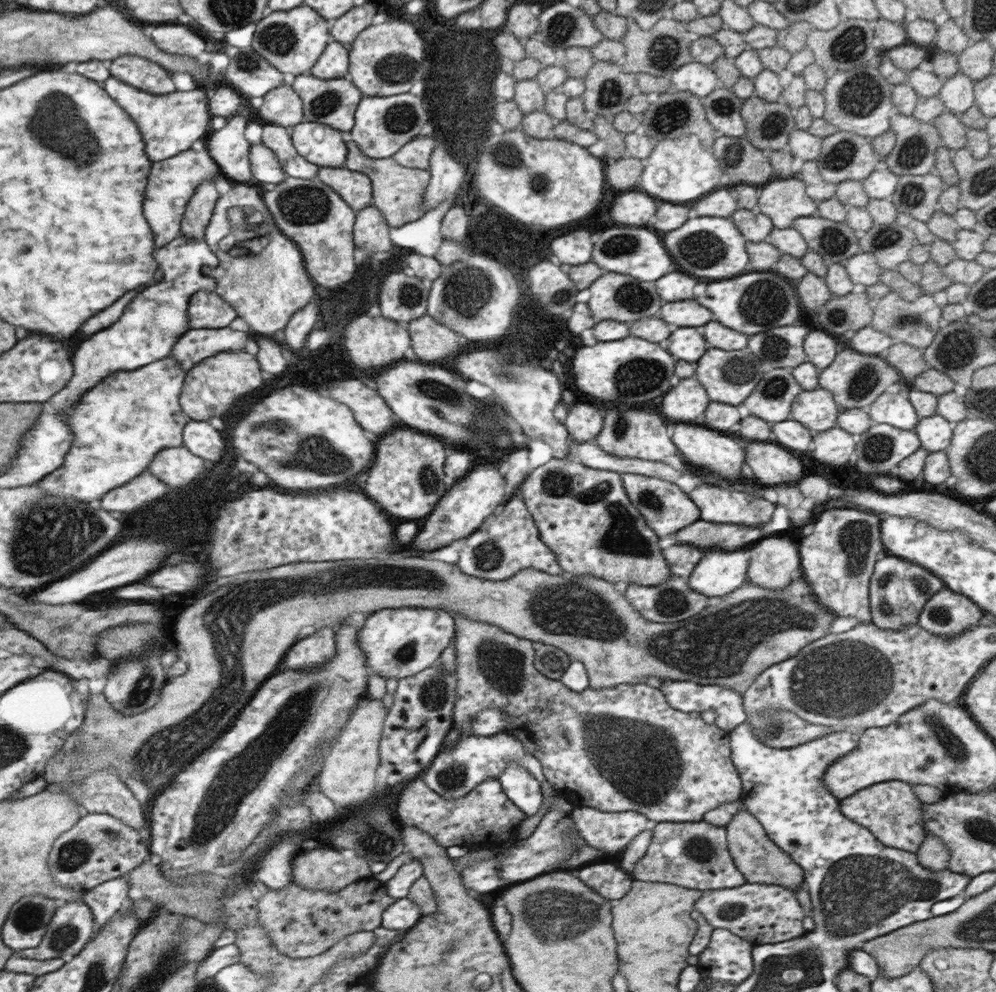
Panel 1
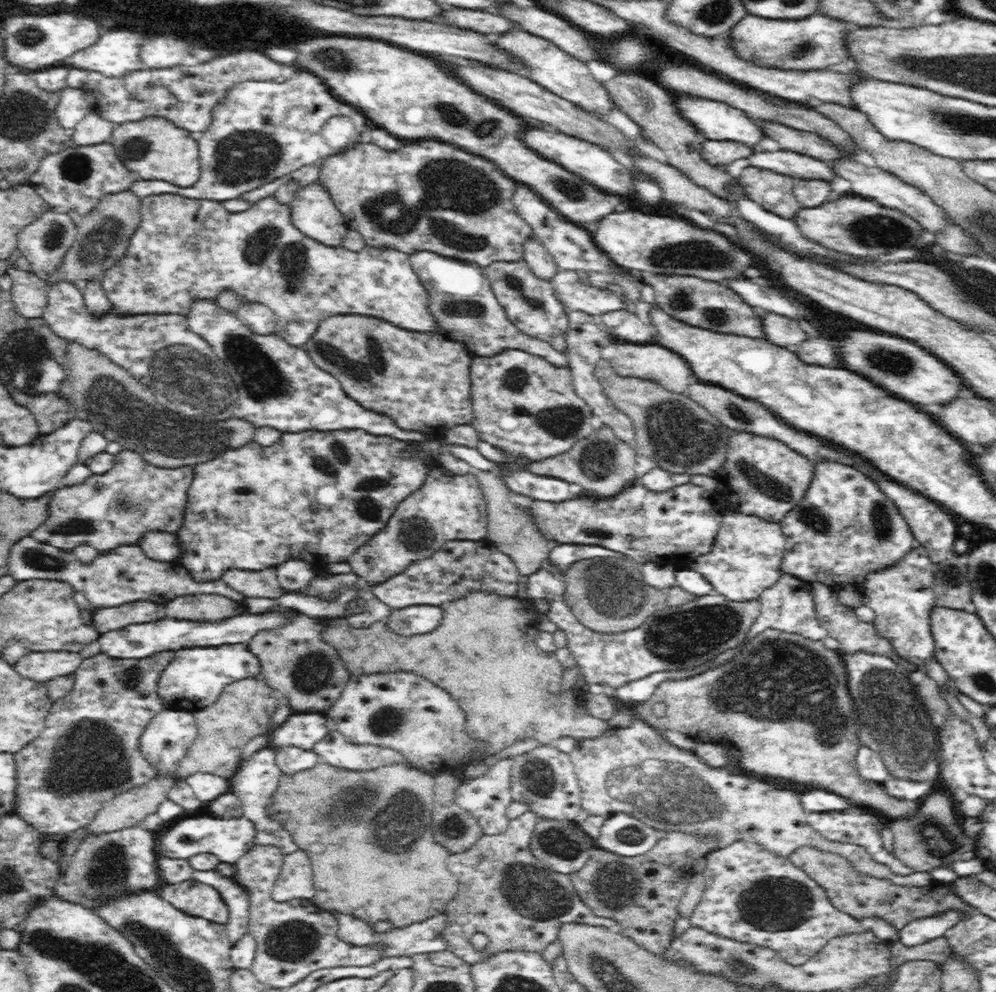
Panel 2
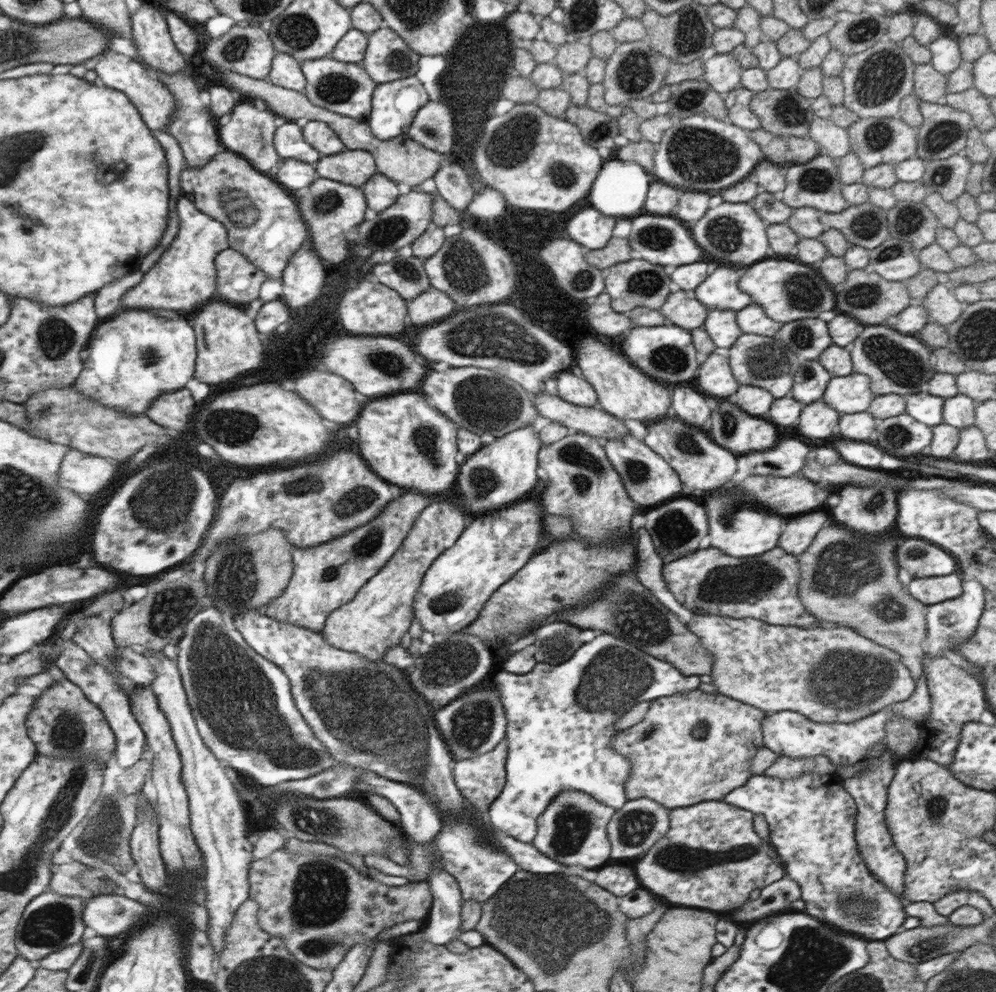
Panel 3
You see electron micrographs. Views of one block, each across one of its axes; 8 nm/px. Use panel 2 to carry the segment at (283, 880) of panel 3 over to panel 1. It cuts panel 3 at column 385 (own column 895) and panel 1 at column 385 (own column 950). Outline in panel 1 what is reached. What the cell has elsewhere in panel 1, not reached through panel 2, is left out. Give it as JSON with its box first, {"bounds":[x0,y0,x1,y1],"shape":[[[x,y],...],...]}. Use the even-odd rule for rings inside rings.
{"bounds":[258,877,395,958],"shape":[[[370,877],[352,882],[339,892],[311,890],[292,882],[287,888],[281,890],[269,889],[259,899],[258,907],[260,908],[260,924],[265,925],[265,928],[269,930],[269,938],[273,938],[273,942],[277,944],[277,950],[281,950],[281,954],[289,956],[289,958],[311,958],[324,954],[350,934],[359,931],[372,931],[381,926],[383,912],[394,900],[395,898],[388,895],[385,883]]]}

